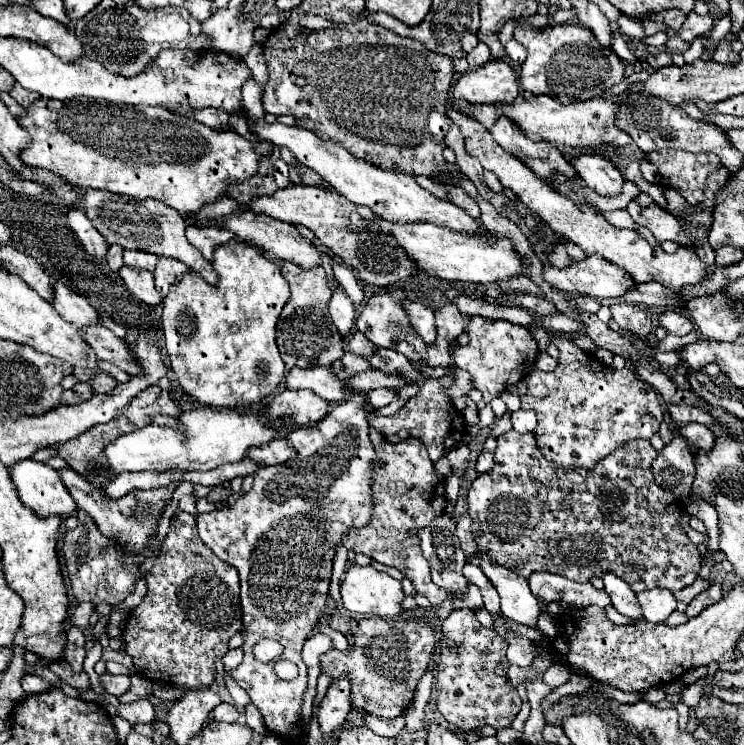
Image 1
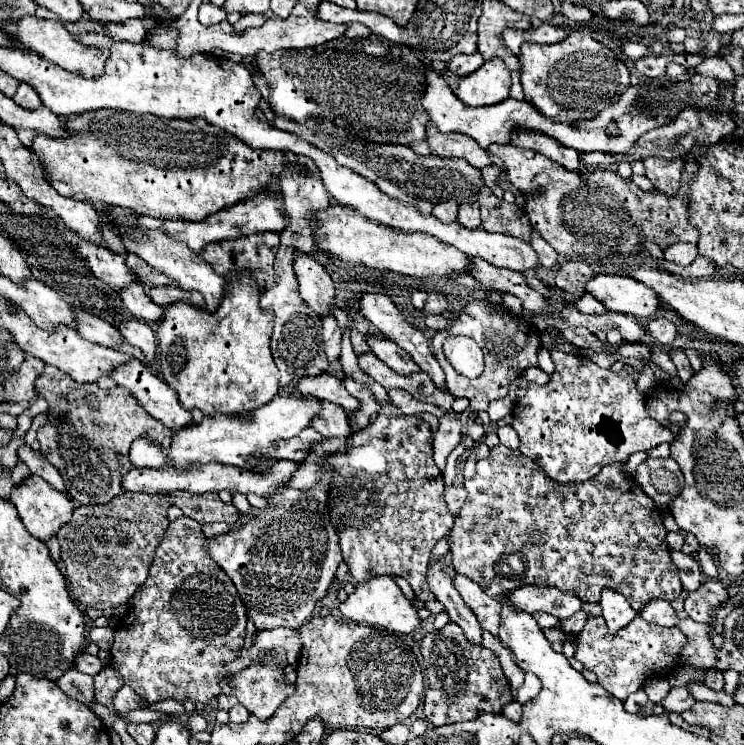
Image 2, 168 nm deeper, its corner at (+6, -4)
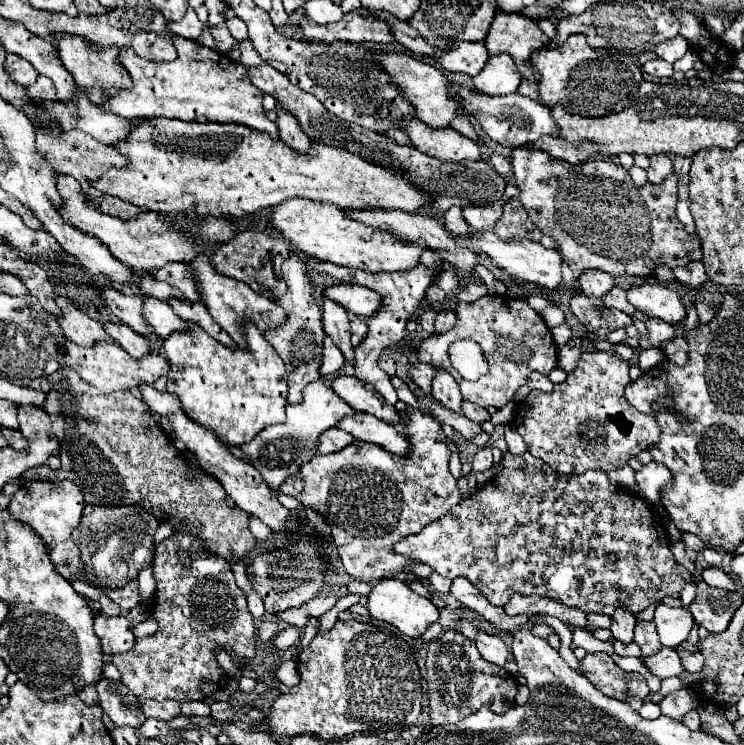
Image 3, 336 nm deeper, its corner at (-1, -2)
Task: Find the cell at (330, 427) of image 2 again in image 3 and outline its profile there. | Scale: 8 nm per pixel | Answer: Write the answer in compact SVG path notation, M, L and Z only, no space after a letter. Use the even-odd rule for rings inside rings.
M355 412L355 416L343 418L339 428L347 430L357 440L363 440L369 444L379 444L381 448L385 448L391 454L407 456L411 452L411 444L395 426L391 426L371 414Z

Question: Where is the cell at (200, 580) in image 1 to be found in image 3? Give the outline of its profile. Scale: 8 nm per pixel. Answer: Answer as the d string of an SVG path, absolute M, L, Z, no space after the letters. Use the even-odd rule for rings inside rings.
M175 532L157 544L153 574L157 592L151 616L159 622L159 630L153 636L137 638L133 650L113 654L113 664L121 672L121 682L139 700L175 700L181 704L203 700L199 690L203 678L211 680L215 688L223 688L227 682L227 672L215 660L215 648L225 648L239 666L243 666L243 660L251 660L255 654L257 628L247 608L247 598L235 584L229 562L207 554L193 534ZM185 548L195 552L191 558L191 568L185 568L179 560L179 550Z

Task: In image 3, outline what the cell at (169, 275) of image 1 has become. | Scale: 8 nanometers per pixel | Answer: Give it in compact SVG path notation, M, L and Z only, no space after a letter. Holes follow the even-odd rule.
M171 298L169 304L171 304L171 308L175 310L177 316L181 316L181 318L187 320L187 322L197 324L199 328L203 328L211 338L215 338L215 340L221 342L223 346L225 346L225 344L227 344L229 348L235 348L235 346L237 346L237 344L229 338L229 334L223 332L221 326L211 318L211 314L209 314L209 310L205 308L205 304L201 304L201 302L193 302L193 304L191 304L191 302L181 302L181 300L177 300L177 298Z

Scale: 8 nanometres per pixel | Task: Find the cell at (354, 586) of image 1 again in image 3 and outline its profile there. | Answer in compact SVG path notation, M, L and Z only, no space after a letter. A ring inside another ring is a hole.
M397 578L379 580L373 586L373 590L371 590L369 598L367 598L367 606L369 606L369 612L371 612L373 620L389 622L397 630L401 630L405 636L411 636L411 638L421 636L431 624L435 624L439 620L437 606L429 598L423 598L423 596L415 594L403 580L397 580Z

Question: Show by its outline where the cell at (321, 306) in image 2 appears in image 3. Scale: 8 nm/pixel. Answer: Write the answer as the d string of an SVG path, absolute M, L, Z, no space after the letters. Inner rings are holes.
M323 298L323 330L327 336L331 336L335 340L335 344L339 346L345 360L353 364L355 354L353 354L353 346L349 340L347 310L329 298Z

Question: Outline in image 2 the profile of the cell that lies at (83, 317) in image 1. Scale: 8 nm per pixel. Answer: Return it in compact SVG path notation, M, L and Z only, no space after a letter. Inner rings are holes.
M76 310L76 332L84 336L84 340L90 340L108 348L114 348L116 344L122 342L120 332L112 324L84 310Z

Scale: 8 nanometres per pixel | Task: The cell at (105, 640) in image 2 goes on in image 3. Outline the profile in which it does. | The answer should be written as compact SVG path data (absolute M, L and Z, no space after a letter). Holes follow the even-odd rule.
M137 610L135 616L105 616L98 613L94 620L94 632L101 640L101 648L104 654L123 654L129 652L135 644L133 628L137 622L143 622L147 614L143 610Z

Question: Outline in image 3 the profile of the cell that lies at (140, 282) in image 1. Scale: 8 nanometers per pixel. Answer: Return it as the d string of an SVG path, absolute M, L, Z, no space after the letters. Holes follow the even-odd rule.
M145 298L143 312L147 322L153 328L153 334L157 334L161 340L169 338L171 332L183 332L189 328L187 322L183 322L167 302L155 300L155 298Z

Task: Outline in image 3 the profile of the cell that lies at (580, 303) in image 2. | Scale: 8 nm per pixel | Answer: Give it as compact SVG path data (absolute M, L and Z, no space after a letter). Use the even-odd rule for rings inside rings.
M615 286L611 292L607 292L603 296L603 304L609 306L609 308L617 308L617 310L629 314L629 316L635 314L635 308L627 302L627 294L625 294L625 290L621 286Z

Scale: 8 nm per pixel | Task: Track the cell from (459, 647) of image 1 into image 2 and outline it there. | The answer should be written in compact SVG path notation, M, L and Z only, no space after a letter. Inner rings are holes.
M454 622L424 636L422 668L426 680L424 712L430 712L434 726L476 720L476 716L484 712L500 714L502 708L512 702L510 684L502 674L498 656L480 644L468 644L468 638Z

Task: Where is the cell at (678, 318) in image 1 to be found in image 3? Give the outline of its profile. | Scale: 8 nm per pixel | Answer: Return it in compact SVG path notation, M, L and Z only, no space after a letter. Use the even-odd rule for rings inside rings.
M649 318L649 320L645 322L645 326L647 326L649 342L651 342L651 346L655 346L655 348L661 348L665 342L669 342L669 340L675 336L675 328L673 328L671 324L659 320L659 318Z

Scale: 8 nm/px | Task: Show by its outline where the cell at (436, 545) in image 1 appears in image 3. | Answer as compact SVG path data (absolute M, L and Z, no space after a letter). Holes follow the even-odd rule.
M479 630L479 636L477 636L477 648L481 652L481 656L487 660L487 662L493 662L497 664L499 668L507 670L509 674L517 676L517 662L513 658L513 654L507 650L505 642L499 638L499 636L489 636L487 632Z

